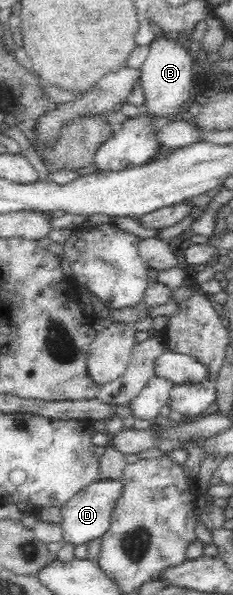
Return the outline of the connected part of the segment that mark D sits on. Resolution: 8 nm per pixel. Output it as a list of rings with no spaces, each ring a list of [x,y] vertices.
[[[97,480],[80,490],[61,508],[62,542],[69,542],[73,547],[88,545],[89,542],[102,538],[110,527],[112,506],[121,492],[120,480]]]

